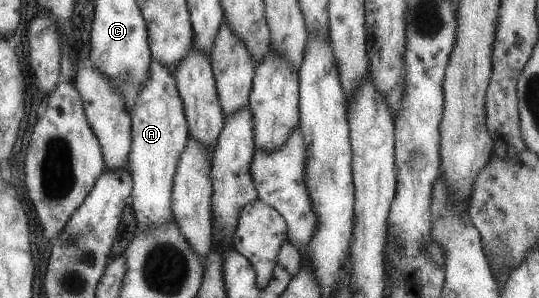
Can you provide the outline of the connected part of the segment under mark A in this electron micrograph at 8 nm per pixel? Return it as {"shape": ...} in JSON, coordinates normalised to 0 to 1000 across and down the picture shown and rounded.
{"shape":[[[288,198],[275,221],[271,272],[252,315],[241,383],[241,507],[236,570],[243,594],[243,698],[258,775],[293,762],[321,735],[315,698],[319,597],[332,520],[345,487],[345,403],[323,255]]]}

